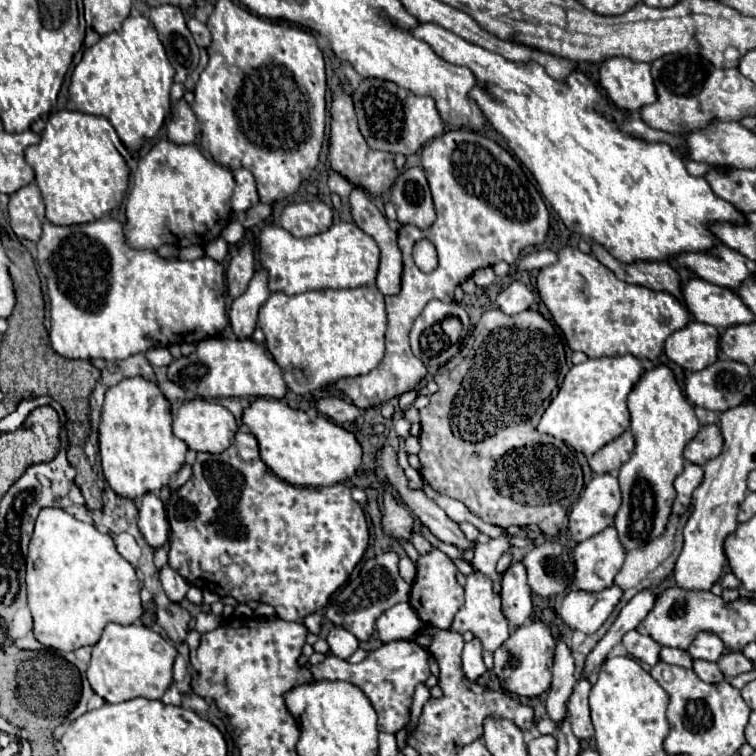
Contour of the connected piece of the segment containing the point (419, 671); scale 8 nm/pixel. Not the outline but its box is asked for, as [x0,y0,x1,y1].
[311,642,431,734]

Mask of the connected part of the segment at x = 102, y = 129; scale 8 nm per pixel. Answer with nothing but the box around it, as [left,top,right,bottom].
[25,110,129,224]

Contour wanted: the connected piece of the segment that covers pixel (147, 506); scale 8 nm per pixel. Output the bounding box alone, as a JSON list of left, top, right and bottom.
[137,492,169,548]

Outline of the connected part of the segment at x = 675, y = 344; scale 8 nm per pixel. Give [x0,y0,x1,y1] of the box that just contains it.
[665,322,719,370]

